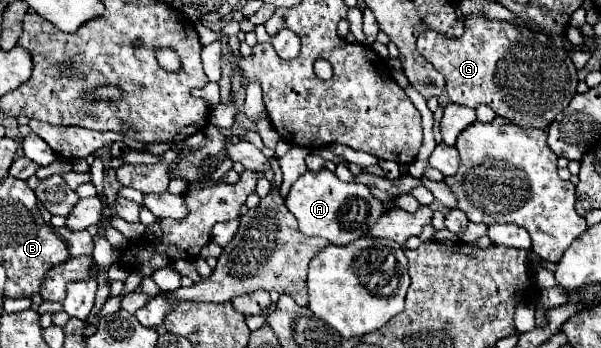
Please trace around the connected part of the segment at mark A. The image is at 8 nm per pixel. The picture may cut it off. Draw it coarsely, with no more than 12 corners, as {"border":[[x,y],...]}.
{"border":[[306,171],[286,207],[300,233],[334,245],[384,213],[366,185]]}

